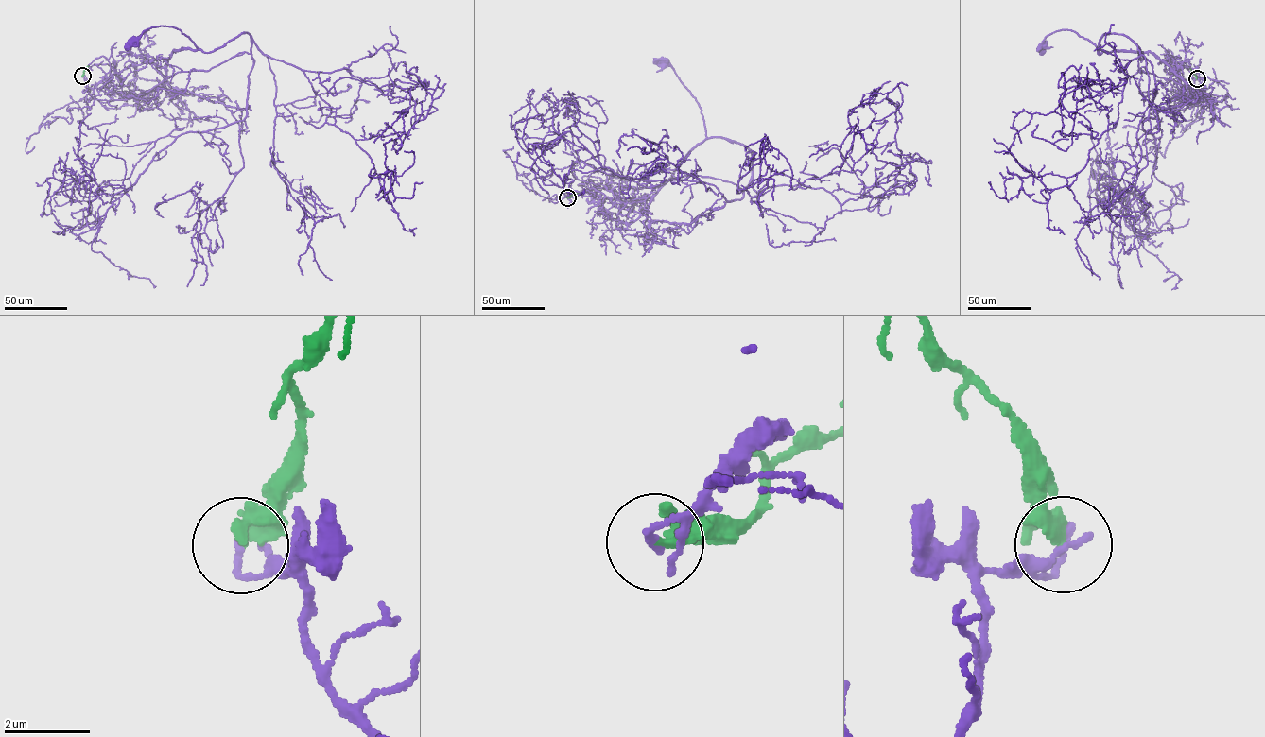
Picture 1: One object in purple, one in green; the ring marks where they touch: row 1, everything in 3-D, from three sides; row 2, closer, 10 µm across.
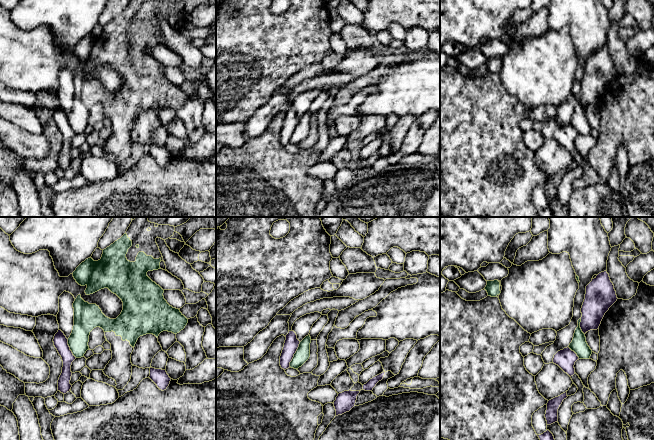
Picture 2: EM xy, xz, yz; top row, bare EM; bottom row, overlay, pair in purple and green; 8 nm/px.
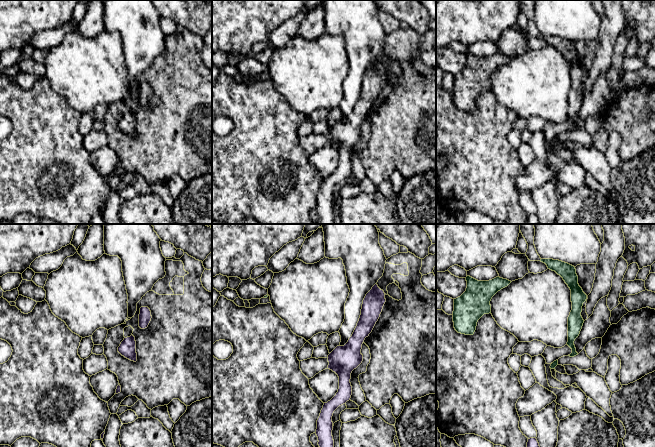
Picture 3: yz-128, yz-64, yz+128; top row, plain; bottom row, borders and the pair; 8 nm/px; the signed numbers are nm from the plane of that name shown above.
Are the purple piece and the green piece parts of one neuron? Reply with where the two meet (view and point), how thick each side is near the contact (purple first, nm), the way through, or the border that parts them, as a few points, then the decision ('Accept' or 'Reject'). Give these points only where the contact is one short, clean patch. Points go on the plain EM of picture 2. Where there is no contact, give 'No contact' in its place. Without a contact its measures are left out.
Touches purple at xz (294, 129). Thickness 120 nm (purple) against 120 nm. Reject

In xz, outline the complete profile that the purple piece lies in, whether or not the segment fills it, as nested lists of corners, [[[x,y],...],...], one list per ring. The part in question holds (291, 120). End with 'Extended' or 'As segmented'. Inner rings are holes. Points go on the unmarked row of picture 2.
[[[289,107],[285,113],[286,116],[280,132],[280,142],[284,146],[290,144],[290,138],[292,137],[300,120],[294,107]]]. As segmented

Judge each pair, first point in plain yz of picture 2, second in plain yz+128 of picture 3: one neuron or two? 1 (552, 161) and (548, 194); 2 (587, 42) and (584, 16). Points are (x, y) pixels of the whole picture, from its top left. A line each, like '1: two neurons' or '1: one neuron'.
1: two neurons
2: one neuron

